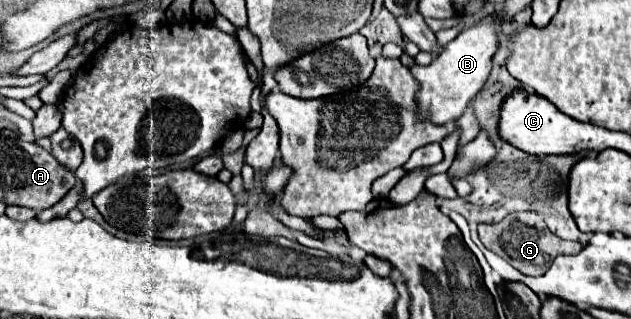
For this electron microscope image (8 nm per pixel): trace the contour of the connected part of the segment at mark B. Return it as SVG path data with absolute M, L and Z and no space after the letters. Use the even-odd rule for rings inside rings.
M481 21L479 25L461 31L445 49L425 67L411 67L411 75L419 83L415 93L417 117L433 125L447 125L457 121L467 109L469 101L479 93L491 71L491 57L497 51L497 25Z

